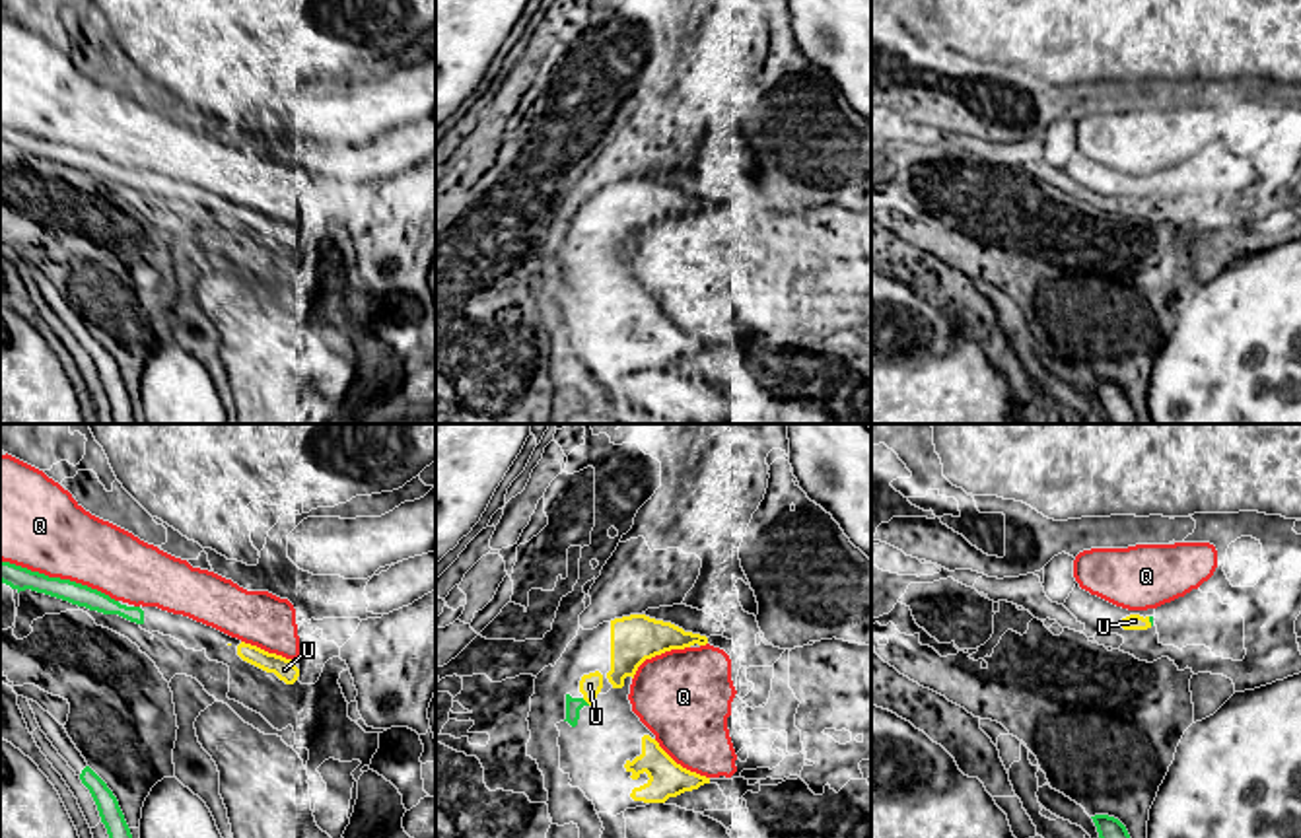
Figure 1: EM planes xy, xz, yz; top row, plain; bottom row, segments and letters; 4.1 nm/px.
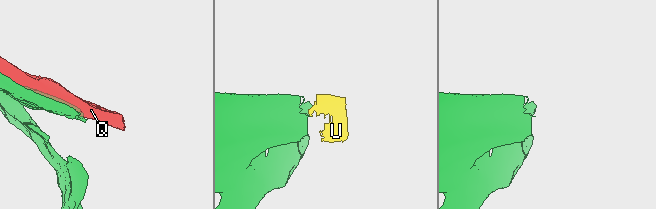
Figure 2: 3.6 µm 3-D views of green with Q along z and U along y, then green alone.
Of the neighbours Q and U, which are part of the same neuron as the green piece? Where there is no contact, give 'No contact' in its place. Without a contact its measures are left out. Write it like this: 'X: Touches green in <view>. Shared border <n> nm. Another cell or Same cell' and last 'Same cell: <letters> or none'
Q: Touches green in xy. Shared border 500 nm. Another cell
U: Touches green in xz. Shared border 50 nm. Same cell
Same cell: U

